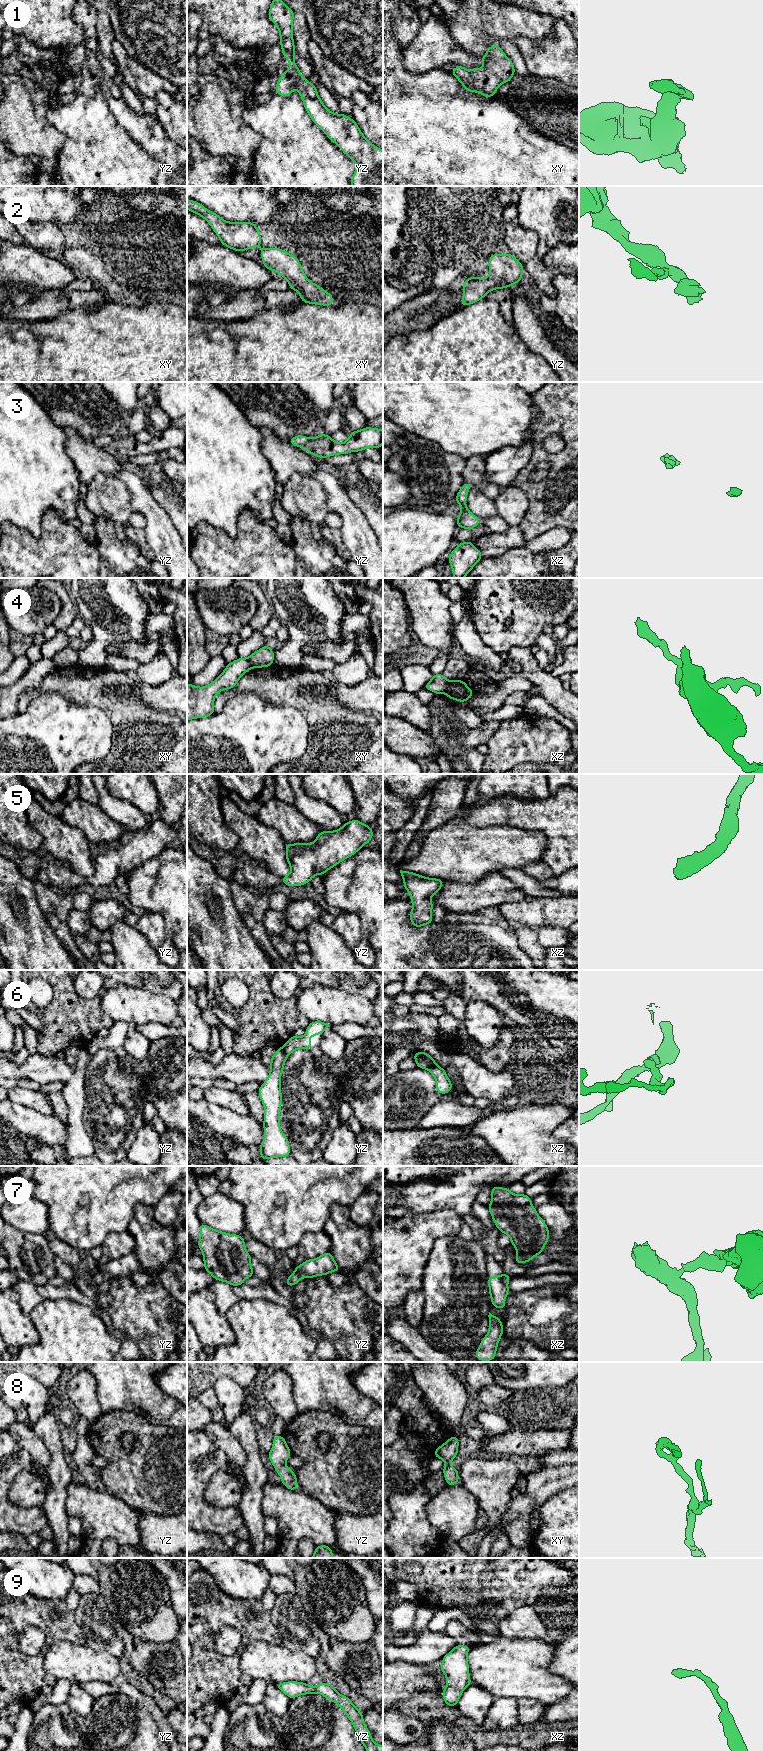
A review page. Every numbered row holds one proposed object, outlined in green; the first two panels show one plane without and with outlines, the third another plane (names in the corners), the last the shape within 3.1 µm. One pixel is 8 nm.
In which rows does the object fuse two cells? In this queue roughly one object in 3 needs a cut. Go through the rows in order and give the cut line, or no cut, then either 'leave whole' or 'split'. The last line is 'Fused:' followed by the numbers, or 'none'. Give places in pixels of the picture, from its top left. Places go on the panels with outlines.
1: cut none; leave whole
2: cut none; leave whole
3: cut none; leave whole
4: cut xz (448, 681), (447, 688), (443, 692); split
5: cut none; leave whole
6: cut xz (436, 1064), (428, 1069); split
7: cut yz (295, 1270), (300, 1271), (304, 1276); split
8: cut none; leave whole
9: cut none; leave whole
Fused: 4, 6, 7

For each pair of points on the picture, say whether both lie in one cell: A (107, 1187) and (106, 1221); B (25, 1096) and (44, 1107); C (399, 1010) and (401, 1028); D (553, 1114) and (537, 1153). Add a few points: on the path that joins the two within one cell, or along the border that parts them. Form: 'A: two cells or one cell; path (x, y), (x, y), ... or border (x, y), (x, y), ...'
A: one cell; path (105, 1195), (106, 1213)
B: one cell; path (30, 1098), (39, 1102)
C: two cells; border (409, 1012), (393, 1016)
D: one cell; path (543, 1124), (537, 1130), (537, 1143)

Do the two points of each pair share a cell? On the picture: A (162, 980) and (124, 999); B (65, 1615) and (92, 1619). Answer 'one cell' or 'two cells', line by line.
A: two cells
B: two cells

